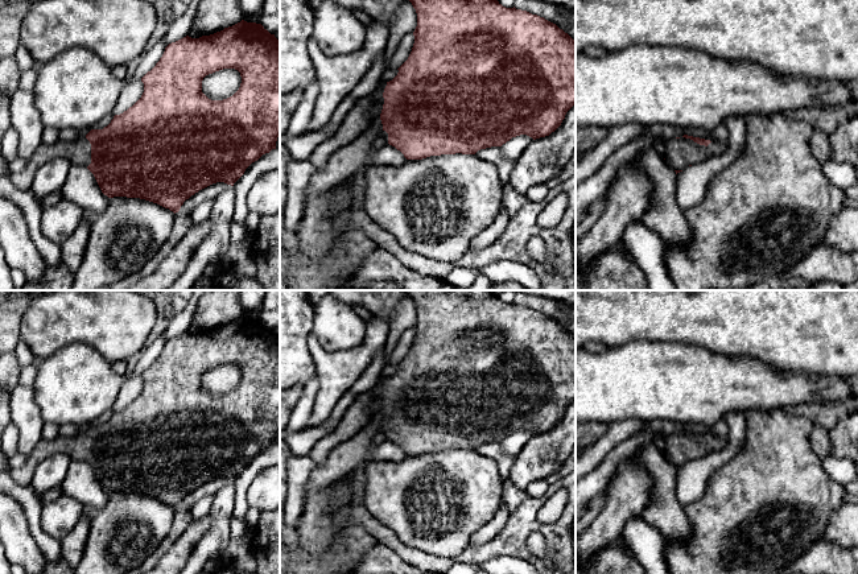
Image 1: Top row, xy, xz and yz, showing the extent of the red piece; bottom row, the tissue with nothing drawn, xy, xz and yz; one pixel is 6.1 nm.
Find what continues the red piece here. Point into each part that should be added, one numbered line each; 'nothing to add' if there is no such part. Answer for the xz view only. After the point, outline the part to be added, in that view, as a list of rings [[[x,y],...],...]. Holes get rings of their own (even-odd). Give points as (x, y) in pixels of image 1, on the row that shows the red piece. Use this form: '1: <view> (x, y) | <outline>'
1: xz (375, 111) | [[[381,90],[381,91],[378,94],[378,96],[376,96],[376,99],[374,100],[374,104],[372,104],[371,110],[370,110],[370,115],[371,115],[371,124],[370,124],[370,127],[374,124],[374,120],[375,120],[378,116],[380,116],[380,113],[381,113],[383,104],[384,104],[383,92],[384,92],[384,90]]]

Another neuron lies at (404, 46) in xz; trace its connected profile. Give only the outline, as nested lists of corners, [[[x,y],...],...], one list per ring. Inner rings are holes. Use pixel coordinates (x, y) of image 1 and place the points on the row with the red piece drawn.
[[[413,33],[403,36],[396,50],[389,61],[389,69],[399,69],[409,57],[414,44]]]

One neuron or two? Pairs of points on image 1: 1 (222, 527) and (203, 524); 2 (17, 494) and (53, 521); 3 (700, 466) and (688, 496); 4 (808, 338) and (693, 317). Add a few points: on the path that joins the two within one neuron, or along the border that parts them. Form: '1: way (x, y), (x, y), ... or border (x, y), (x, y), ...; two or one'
1: border (209, 515), (209, 531), (192, 552); two
2: border (41, 507), (40, 527), (57, 539); two
3: way (694, 474), (689, 488); one
4: way (779, 317), (722, 317); one

